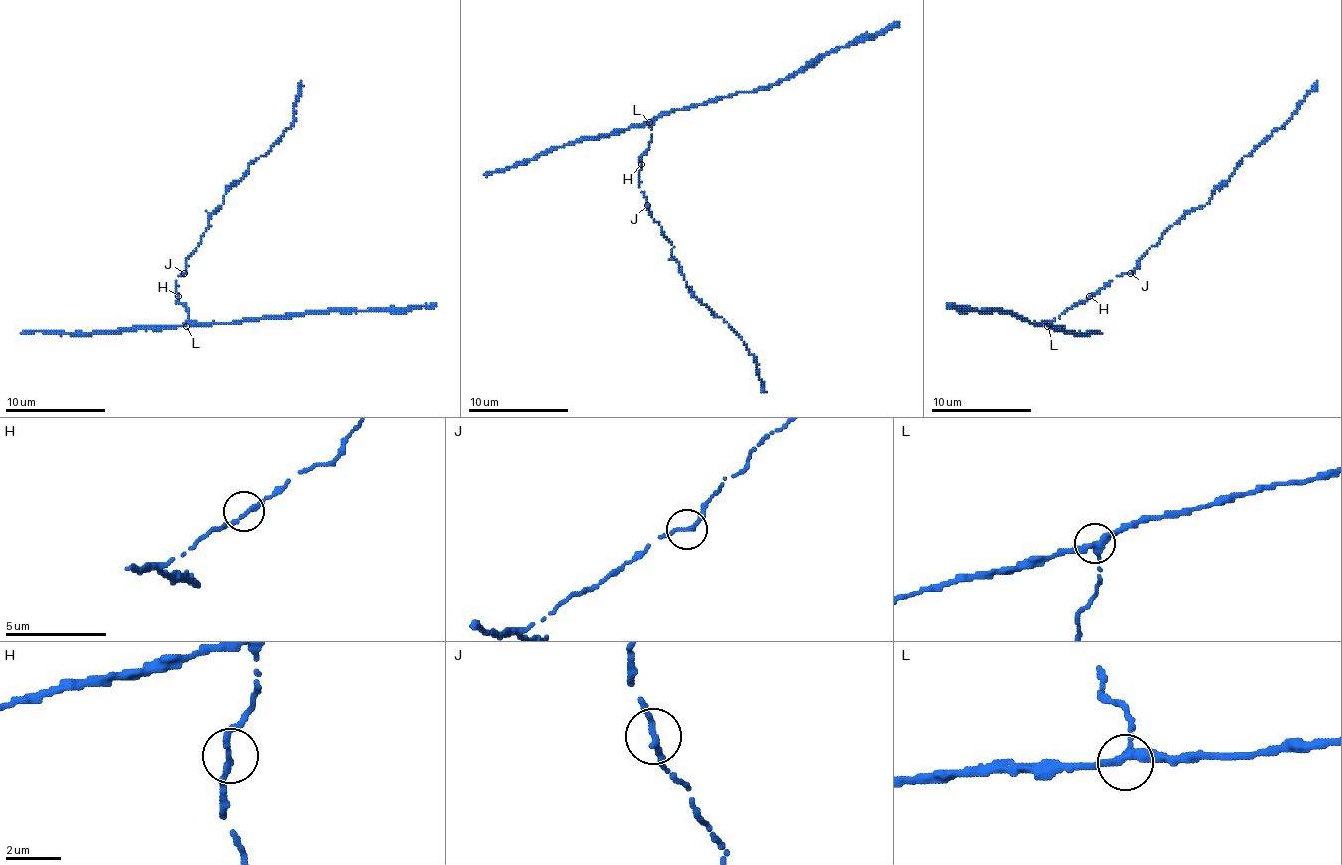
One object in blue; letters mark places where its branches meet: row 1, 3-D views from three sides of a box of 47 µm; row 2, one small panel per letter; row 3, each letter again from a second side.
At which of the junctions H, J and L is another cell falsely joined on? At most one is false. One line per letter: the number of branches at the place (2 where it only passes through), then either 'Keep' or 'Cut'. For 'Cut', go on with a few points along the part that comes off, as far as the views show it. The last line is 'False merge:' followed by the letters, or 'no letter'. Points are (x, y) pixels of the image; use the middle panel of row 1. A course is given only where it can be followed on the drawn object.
H: Branches: 2. Keep
J: Branches: 2. Keep
L: Branches: 3. Keep
False merge: no letter

